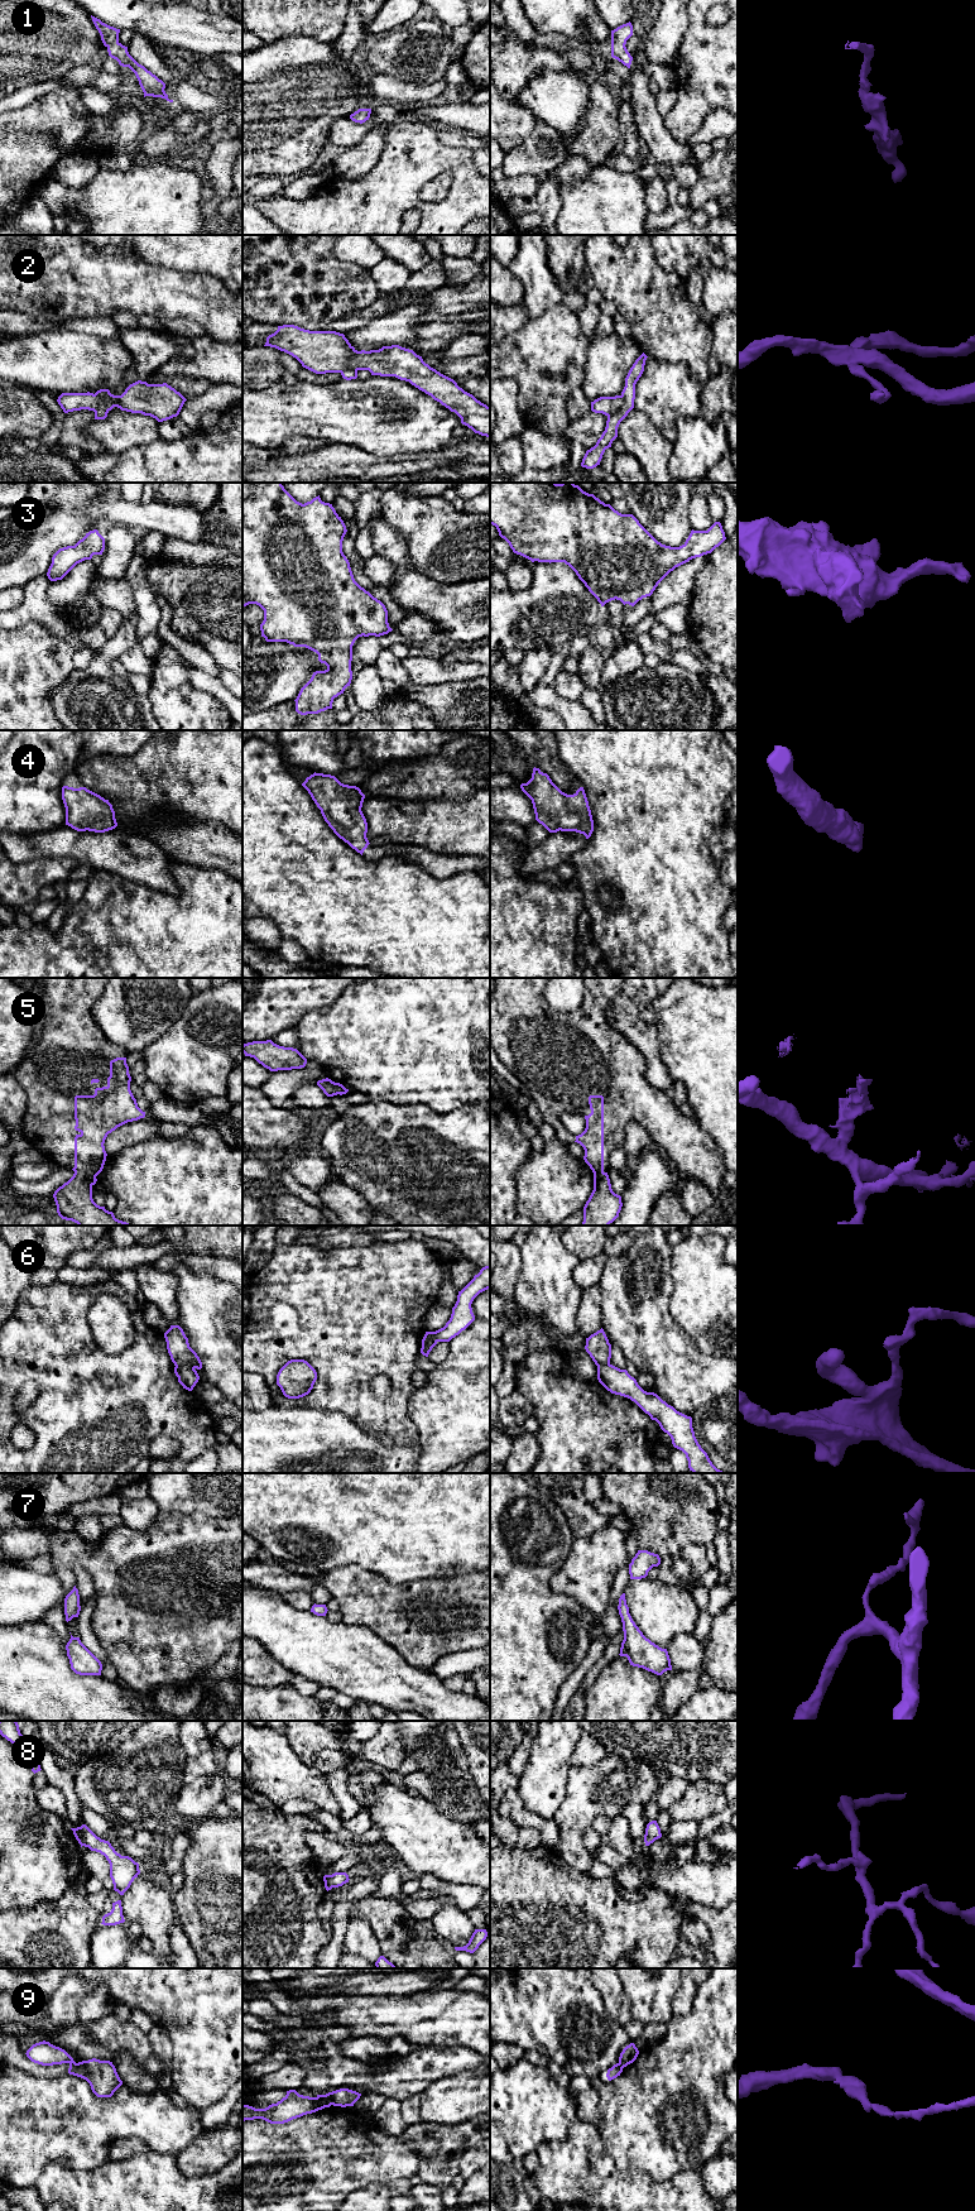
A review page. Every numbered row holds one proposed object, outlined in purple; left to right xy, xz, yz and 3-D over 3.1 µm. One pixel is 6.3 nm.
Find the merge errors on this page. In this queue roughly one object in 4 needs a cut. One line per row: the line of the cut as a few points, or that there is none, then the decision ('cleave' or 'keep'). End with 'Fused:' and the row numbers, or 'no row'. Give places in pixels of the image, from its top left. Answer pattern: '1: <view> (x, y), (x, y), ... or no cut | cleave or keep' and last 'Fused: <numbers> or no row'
1: no cut | keep
2: yz (622, 396), (623, 406), (608, 416) | cleave
3: no cut | keep
4: no cut | keep
5: xy (75, 1171), (82, 1171), (95, 1178) | cleave
6: xy (176, 1365), (190, 1365), (193, 1368) | cleave
7: no cut | keep
8: no cut | keep
9: xz (317, 2096), (323, 2096), (331, 2104) | cleave
Fused: 2, 5, 6, 9

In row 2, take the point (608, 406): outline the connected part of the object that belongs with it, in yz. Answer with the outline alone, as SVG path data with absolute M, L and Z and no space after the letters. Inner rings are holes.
M621 395L600 397L591 402L591 411L595 413L610 416L619 412L623 408L624 403L625 401Z

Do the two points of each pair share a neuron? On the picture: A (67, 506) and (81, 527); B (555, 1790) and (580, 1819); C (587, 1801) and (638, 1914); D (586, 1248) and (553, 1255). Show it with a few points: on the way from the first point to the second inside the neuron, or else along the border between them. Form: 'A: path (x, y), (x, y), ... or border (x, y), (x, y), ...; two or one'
A: path (67, 511), (76, 522); one
B: border (570, 1770), (565, 1797), (552, 1818); two
C: border (611, 1879), (627, 1899), (643, 1898); two
D: border (561, 1238), (563, 1245), (580, 1259); two

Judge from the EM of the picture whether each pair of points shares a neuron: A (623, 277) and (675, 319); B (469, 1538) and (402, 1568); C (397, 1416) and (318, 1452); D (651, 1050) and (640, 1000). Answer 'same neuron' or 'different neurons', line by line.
A: same neuron
B: same neuron
C: different neurons
D: same neuron

